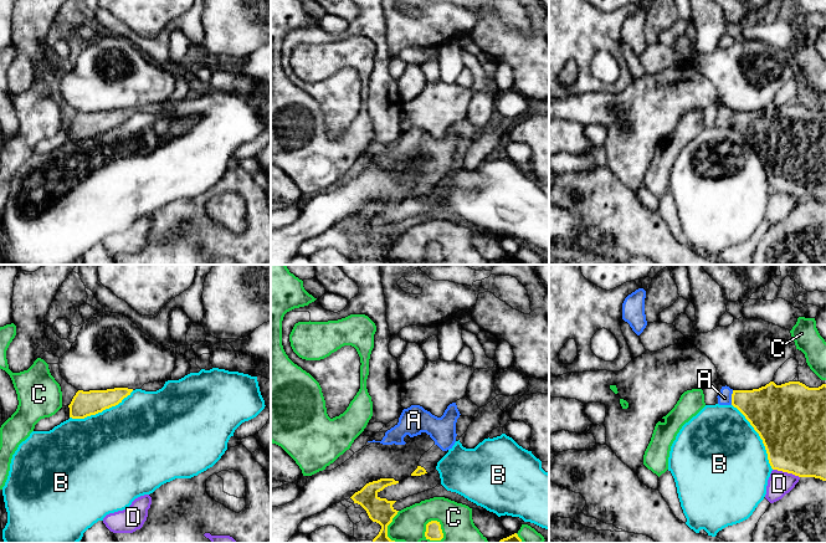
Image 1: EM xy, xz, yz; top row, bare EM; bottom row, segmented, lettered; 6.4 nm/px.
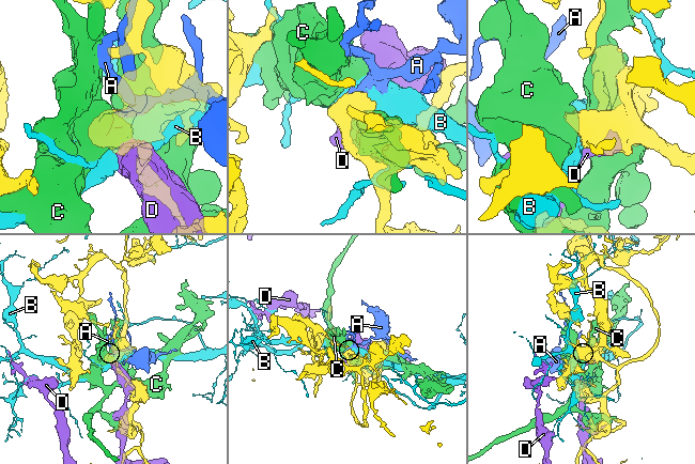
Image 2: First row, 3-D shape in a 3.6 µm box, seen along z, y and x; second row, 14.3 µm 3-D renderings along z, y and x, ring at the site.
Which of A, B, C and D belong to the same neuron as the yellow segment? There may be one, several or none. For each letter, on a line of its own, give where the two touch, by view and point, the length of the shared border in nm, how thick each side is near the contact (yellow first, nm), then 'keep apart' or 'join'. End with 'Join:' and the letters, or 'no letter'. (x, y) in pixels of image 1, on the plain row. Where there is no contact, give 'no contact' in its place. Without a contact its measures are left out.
A: yz (732, 119) | 100 nm | 300/100 nm | join
B: xy (101, 133) | 460 nm | 160/500 nm | keep apart
C: xz (439, 245) | 160 nm | 110/260 nm | keep apart
D: yz (786, 193) | 190 nm | 420/160 nm | keep apart
Join: A

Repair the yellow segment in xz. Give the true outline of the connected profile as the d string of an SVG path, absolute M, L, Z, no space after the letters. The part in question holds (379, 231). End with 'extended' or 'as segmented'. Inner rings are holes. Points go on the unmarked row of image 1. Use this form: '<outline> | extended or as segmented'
M380 200L366 205L360 212L355 214L350 220L354 225L360 226L368 235L373 244L381 247L379 256L373 261L373 265L404 265L395 263L388 258L388 247L393 244L393 240L397 236L393 226L396 222L388 222L380 220L378 215L385 209L396 206L399 203L394 200Z | as segmented

